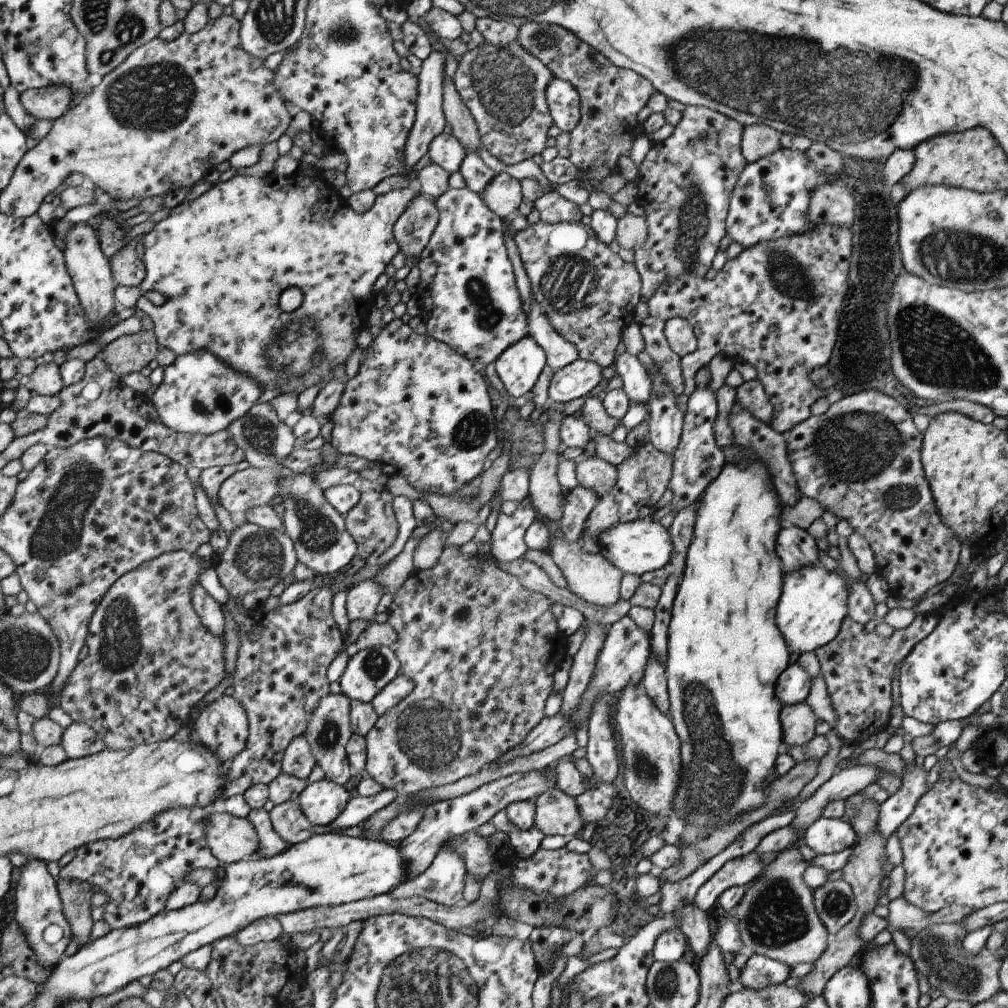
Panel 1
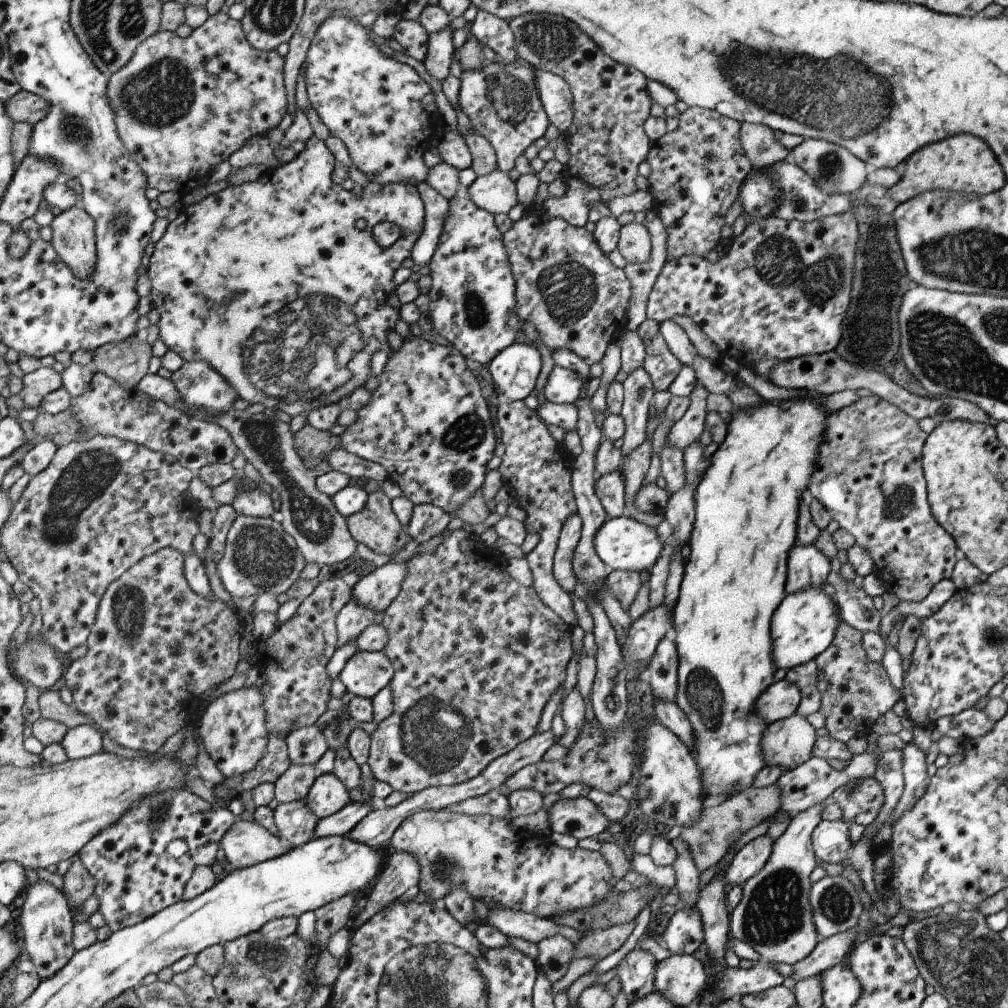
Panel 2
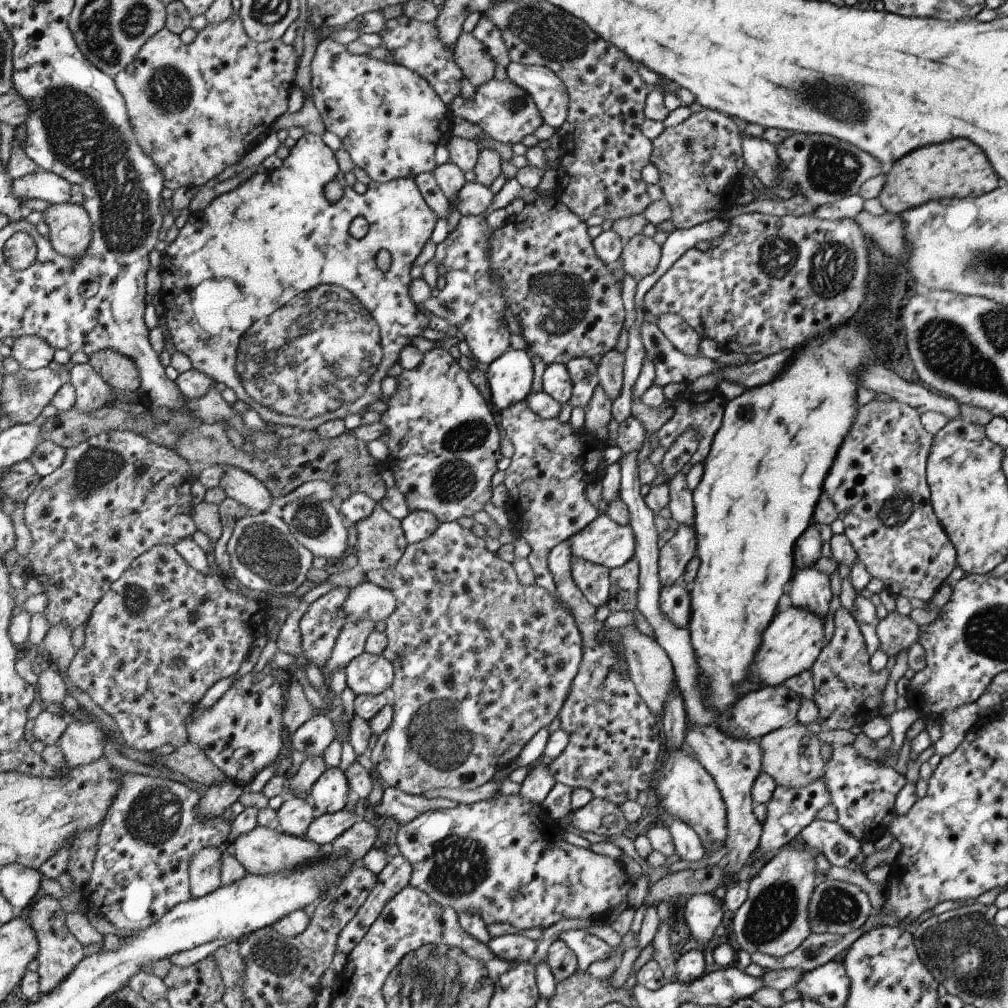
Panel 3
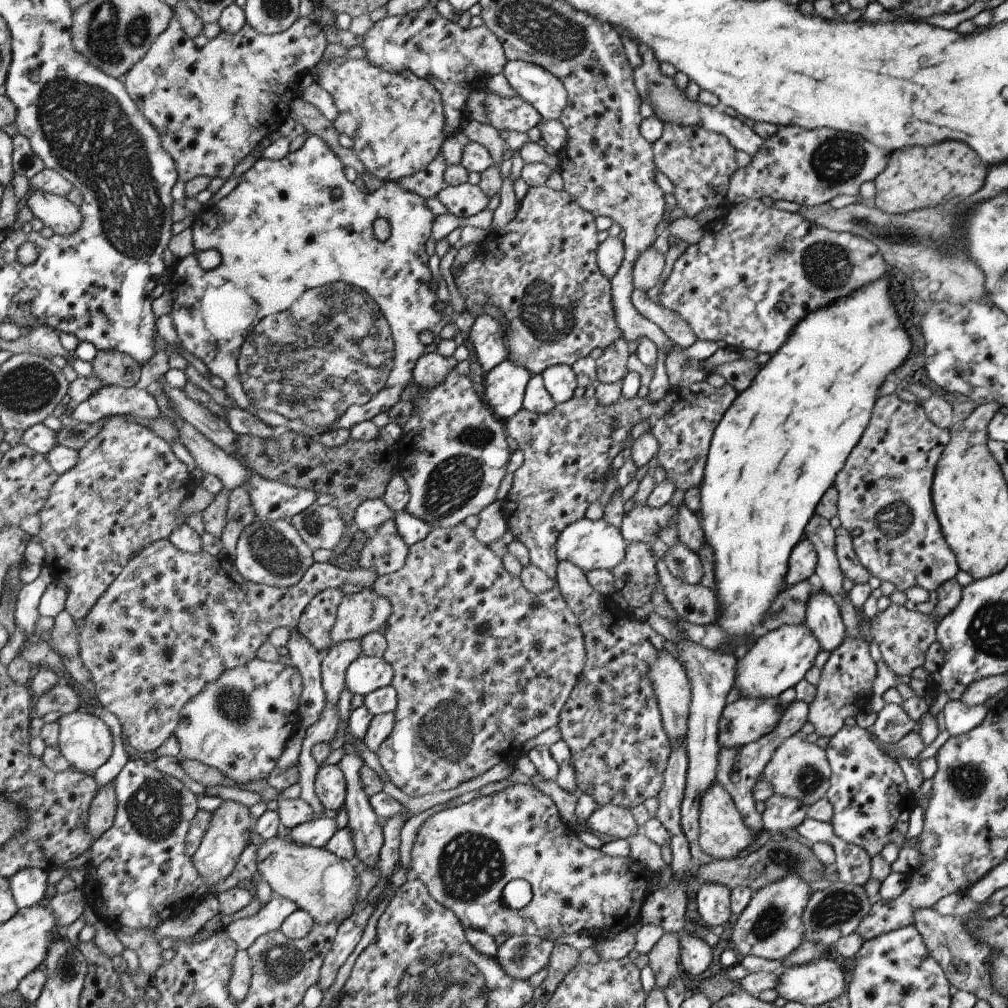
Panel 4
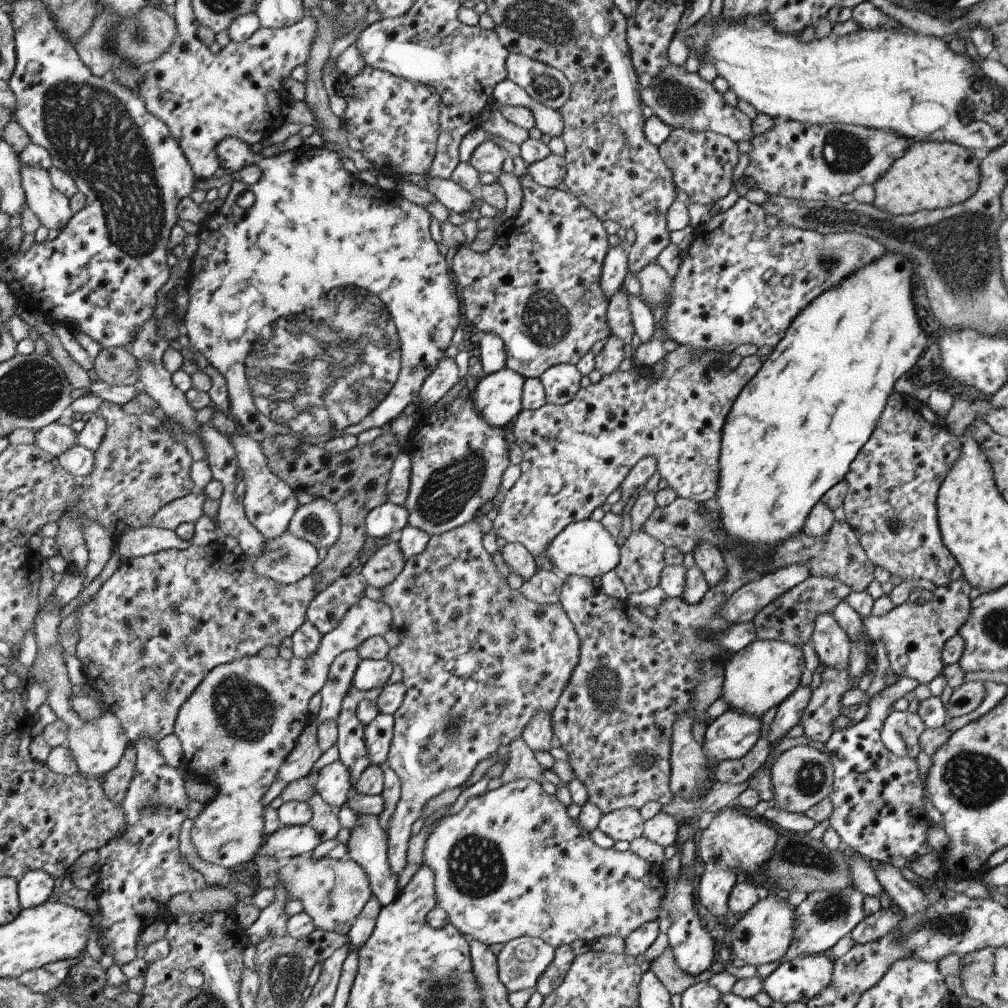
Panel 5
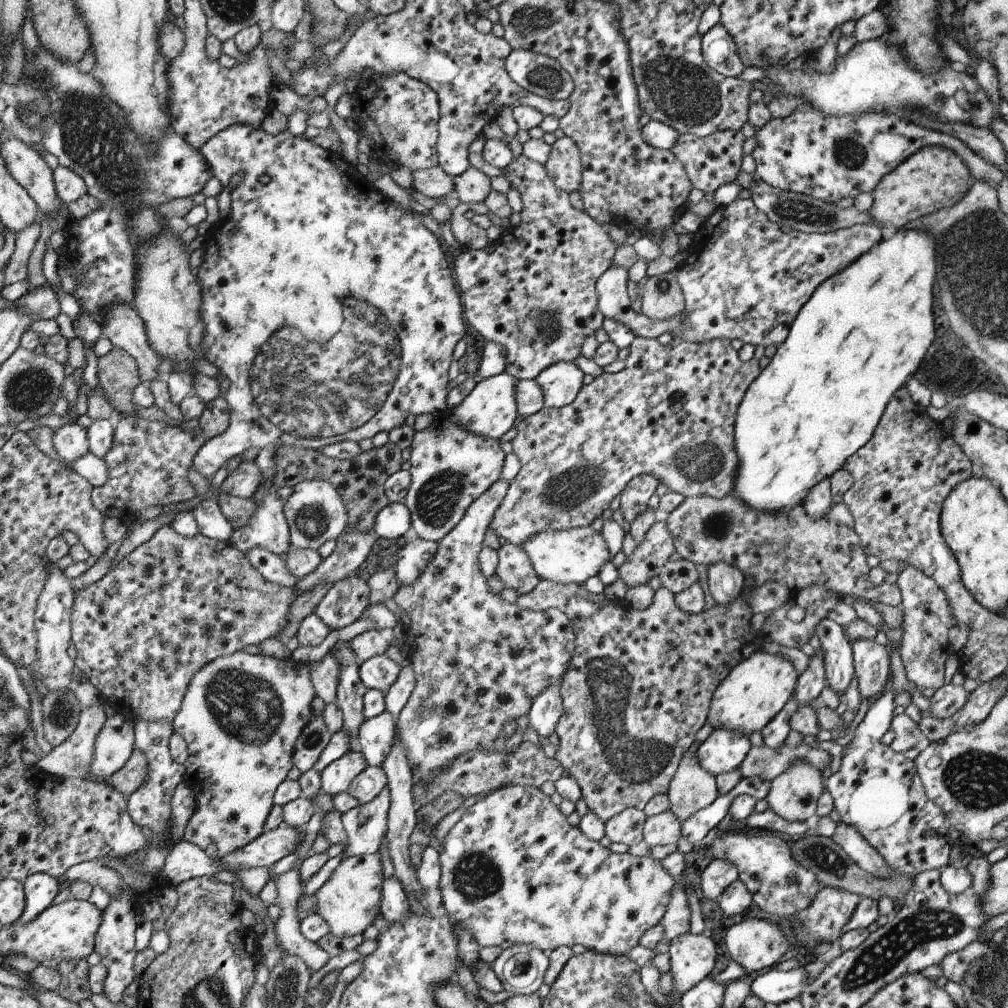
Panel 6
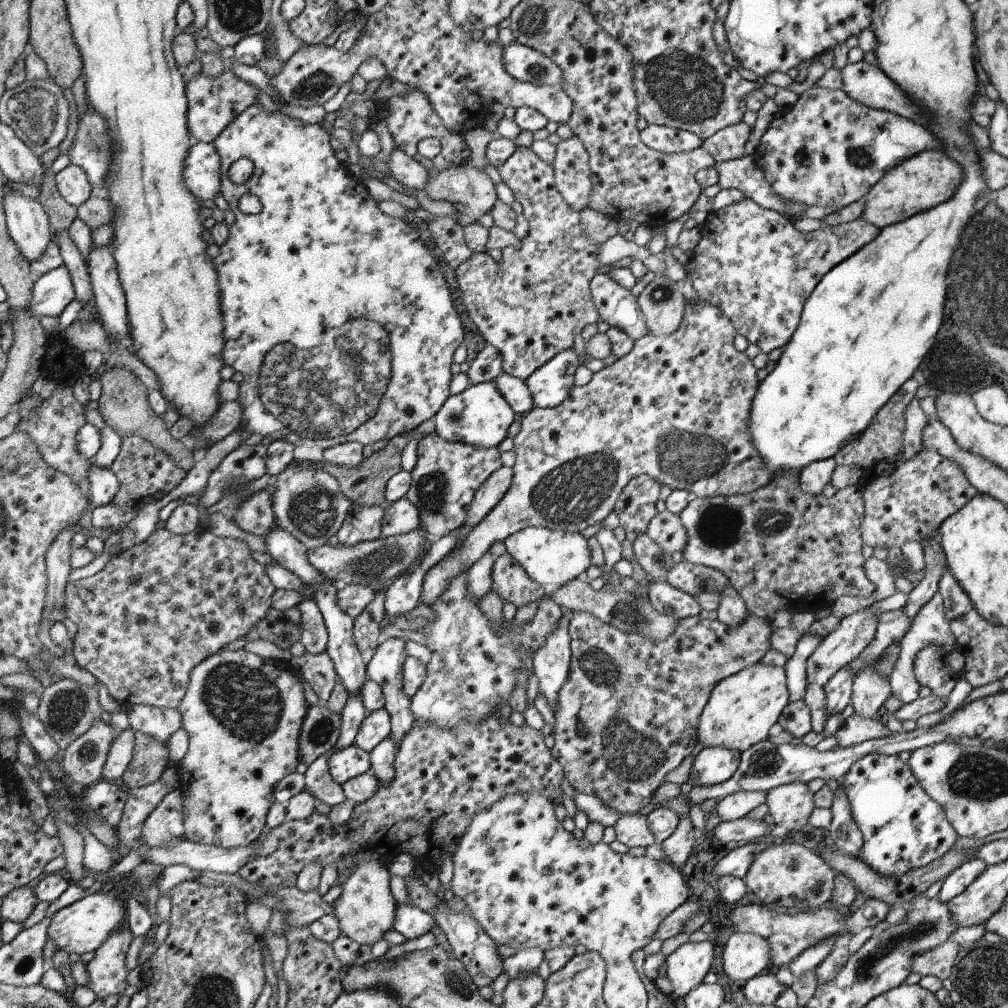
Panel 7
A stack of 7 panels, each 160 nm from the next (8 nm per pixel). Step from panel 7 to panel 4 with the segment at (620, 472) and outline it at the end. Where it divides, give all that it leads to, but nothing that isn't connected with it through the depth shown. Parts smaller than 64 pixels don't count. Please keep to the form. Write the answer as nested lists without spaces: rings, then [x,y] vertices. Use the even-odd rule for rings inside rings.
[[[704,379],[687,388],[672,388],[664,398],[655,403],[647,396],[636,395],[633,399],[627,399],[620,395],[616,402],[606,406],[601,405],[596,396],[585,398],[583,395],[580,398],[572,397],[566,402],[554,405],[550,412],[544,414],[530,412],[522,407],[506,422],[508,434],[518,442],[519,449],[524,452],[524,462],[513,472],[512,488],[502,505],[507,530],[512,532],[514,539],[522,542],[529,550],[530,562],[551,579],[555,579],[559,563],[556,554],[558,535],[569,524],[583,519],[588,506],[602,496],[606,488],[606,472],[611,467],[612,460],[626,448],[632,428],[642,420],[649,422],[648,432],[651,432],[659,442],[657,452],[659,466],[664,468],[667,478],[675,484],[676,488],[682,492],[694,487],[700,488],[711,438],[720,419],[738,395],[739,392],[731,384],[726,383],[716,388]]]

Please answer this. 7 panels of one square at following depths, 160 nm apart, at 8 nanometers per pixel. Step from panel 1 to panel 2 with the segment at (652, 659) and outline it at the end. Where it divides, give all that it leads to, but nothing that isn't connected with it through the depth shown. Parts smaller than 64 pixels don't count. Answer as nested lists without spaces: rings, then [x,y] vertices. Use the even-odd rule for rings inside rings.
[[[654,697],[654,719],[665,728],[672,730],[688,749],[694,748],[694,730],[690,728],[690,720],[674,702],[664,702]]]

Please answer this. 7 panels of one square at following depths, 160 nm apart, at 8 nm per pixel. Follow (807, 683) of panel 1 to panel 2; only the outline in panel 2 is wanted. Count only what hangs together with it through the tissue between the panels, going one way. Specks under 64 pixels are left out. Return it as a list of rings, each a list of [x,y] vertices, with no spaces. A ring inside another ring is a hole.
[[[787,680],[774,682],[765,692],[756,700],[754,710],[756,714],[766,720],[768,725],[778,720],[784,720],[797,712],[798,706],[802,700],[800,688]]]

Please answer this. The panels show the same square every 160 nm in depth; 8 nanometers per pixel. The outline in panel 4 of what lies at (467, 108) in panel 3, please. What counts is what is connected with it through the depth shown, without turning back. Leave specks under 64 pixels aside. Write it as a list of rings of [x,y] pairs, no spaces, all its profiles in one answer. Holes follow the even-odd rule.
[[[488,91],[486,93],[487,117],[490,125],[500,132],[502,130],[528,132],[543,119],[531,104],[518,96],[507,99]]]

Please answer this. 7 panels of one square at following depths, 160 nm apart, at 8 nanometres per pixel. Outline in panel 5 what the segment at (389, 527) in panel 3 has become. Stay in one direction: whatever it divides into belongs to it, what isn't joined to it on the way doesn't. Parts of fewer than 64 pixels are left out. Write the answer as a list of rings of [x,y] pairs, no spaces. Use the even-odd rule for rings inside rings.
[[[394,538],[388,544],[383,544],[372,559],[364,564],[360,577],[366,585],[377,589],[386,588],[402,572],[405,561],[406,558]]]

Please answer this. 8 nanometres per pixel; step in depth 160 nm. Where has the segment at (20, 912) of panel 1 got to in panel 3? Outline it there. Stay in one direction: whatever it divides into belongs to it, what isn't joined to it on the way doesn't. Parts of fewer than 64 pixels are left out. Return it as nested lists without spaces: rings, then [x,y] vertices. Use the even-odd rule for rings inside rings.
[[[51,896],[40,898],[29,913],[28,919],[36,930],[37,939],[40,941],[38,951],[38,971],[40,994],[46,994],[56,988],[77,967],[77,964],[88,955],[86,947],[66,926],[65,912],[58,900]]]

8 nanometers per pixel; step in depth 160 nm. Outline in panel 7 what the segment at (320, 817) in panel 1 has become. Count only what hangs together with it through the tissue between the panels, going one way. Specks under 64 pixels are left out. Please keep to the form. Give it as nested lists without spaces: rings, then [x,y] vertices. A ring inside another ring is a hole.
[[[355,742],[335,750],[328,759],[331,777],[340,784],[355,776],[364,774],[372,767],[370,753],[360,748]]]

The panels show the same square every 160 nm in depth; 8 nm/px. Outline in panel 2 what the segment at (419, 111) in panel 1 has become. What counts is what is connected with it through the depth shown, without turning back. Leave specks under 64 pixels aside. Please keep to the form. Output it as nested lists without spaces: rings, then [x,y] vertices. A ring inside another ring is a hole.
[[[448,27],[430,35],[429,48],[423,61],[428,74],[441,83],[451,75],[450,64],[455,56],[452,34],[453,30]]]

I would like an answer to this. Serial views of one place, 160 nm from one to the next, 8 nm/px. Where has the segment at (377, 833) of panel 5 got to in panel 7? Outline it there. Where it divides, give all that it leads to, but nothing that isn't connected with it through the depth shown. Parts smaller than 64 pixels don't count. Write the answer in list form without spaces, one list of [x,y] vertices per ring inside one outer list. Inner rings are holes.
[[[410,904],[397,905],[396,924],[393,930],[397,930],[409,940],[438,929],[436,919],[430,913]]]

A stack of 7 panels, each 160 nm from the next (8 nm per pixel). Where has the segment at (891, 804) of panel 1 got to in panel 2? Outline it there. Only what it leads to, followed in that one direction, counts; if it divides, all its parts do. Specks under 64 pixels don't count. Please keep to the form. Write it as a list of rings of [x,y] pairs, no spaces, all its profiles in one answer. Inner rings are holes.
[[[914,743],[906,744],[903,749],[902,774],[904,778],[904,791],[900,800],[896,802],[896,808],[890,812],[890,818],[886,820],[892,828],[892,824],[914,806],[916,800],[920,800],[926,792],[929,778],[927,776],[926,756]]]

